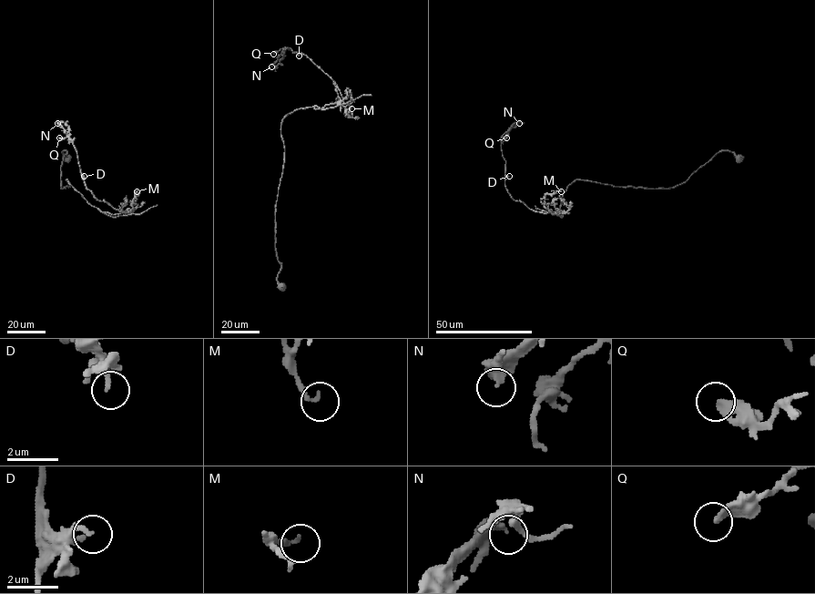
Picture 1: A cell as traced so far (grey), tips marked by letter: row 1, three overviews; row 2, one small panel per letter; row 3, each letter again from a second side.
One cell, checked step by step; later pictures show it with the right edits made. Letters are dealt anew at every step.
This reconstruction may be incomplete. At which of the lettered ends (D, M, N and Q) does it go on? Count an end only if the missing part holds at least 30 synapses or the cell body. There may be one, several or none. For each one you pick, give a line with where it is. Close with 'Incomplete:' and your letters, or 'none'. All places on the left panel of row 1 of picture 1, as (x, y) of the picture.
Incomplete: none

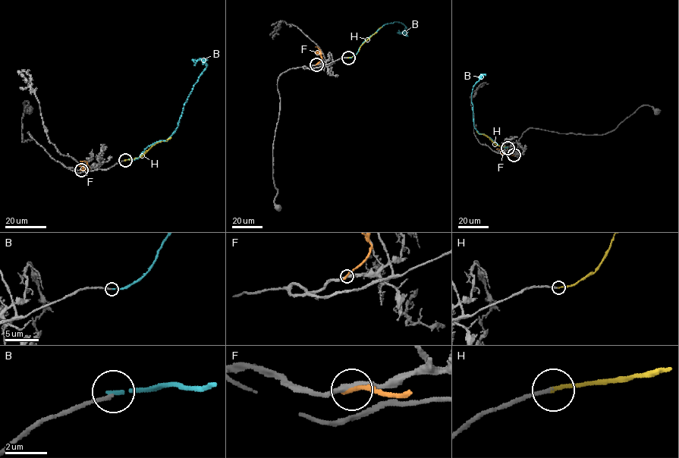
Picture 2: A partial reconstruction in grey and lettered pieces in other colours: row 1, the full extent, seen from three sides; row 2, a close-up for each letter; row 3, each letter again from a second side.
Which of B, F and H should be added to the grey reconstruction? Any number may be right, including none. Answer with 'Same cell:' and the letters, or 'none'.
Same cell: H

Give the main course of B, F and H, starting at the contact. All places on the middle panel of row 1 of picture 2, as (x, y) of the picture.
B: (348, 58), (351, 58), (364, 41), (383, 25), (397, 22), (407, 29), (400, 32), (398, 29)
F: (315, 64), (322, 57), (319, 48), (315, 46)
H: (348, 58), (356, 54), (361, 45), (381, 26)

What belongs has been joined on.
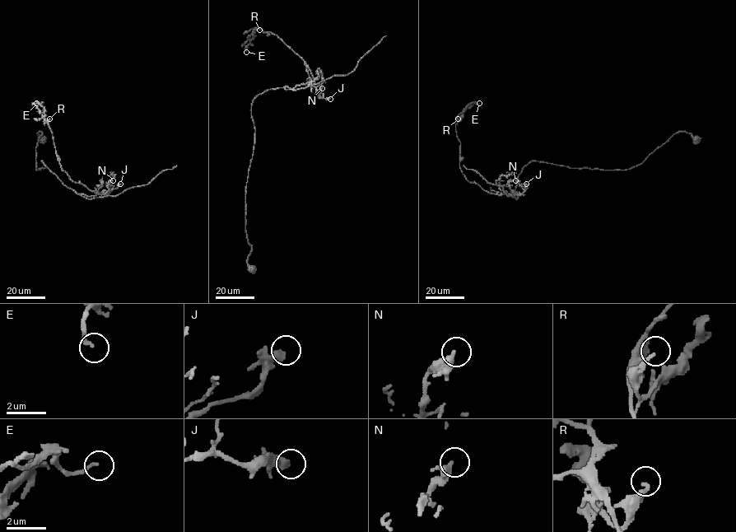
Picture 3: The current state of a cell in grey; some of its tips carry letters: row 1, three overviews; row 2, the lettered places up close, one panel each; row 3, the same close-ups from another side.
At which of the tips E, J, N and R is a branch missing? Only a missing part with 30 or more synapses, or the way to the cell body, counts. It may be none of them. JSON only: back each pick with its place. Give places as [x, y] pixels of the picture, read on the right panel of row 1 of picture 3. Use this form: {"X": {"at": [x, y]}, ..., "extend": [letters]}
{"extend": []}

